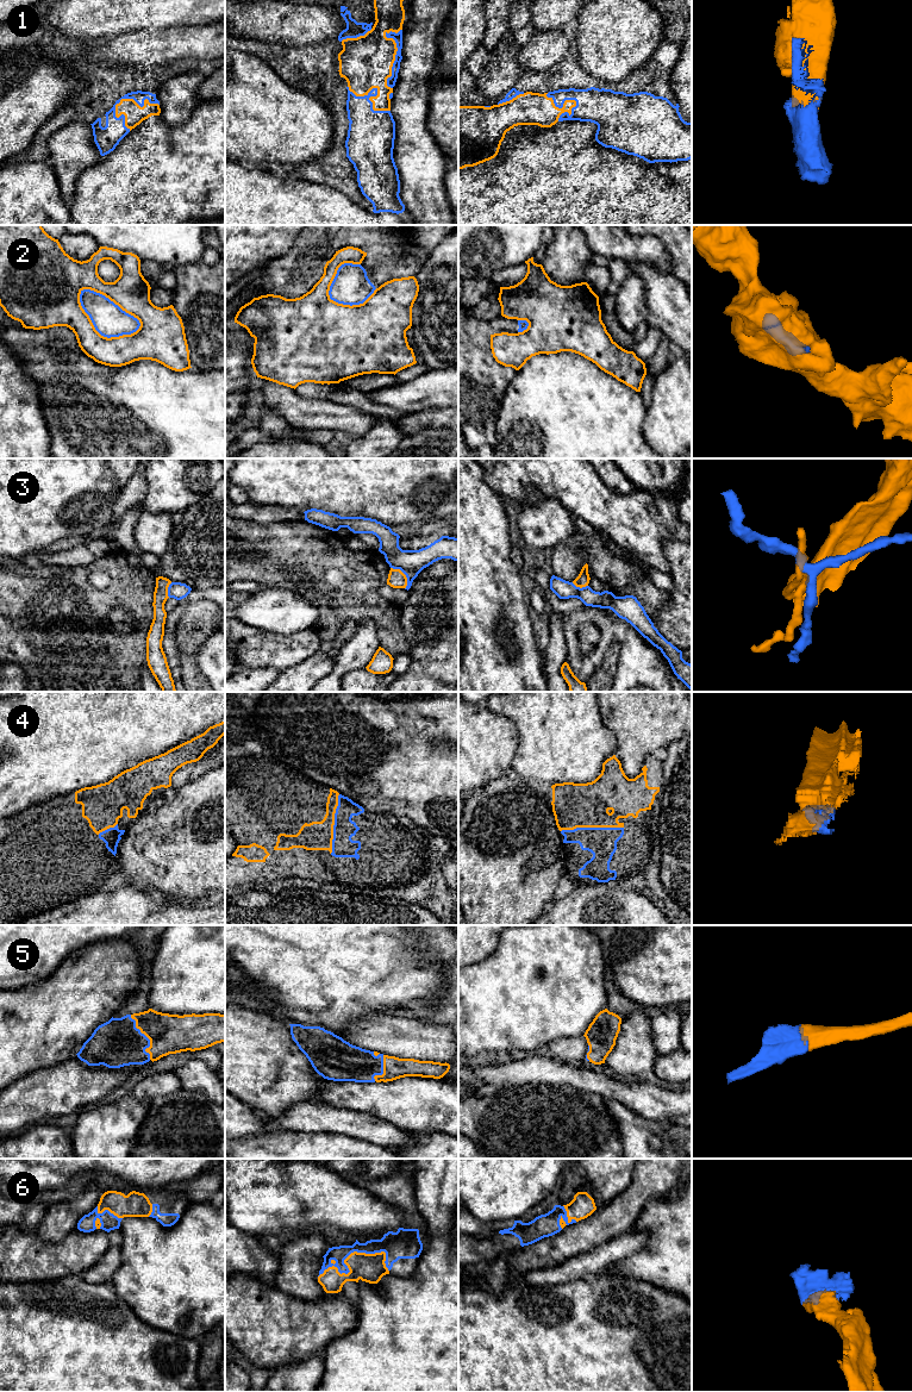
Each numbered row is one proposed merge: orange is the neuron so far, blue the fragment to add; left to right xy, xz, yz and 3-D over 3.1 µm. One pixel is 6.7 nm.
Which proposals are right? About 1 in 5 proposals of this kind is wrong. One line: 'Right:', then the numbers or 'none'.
Right: 1, 4, 5, 6

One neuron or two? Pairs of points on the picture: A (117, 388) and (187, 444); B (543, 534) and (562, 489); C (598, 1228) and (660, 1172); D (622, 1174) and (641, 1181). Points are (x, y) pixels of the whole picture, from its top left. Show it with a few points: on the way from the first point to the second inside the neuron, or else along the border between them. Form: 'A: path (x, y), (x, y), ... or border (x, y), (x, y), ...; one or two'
A: path (135, 406), (169, 441); one
B: border (528, 500), (554, 498), (574, 515); two
C: path (613, 1218), (644, 1187); one
D: border (633, 1171), (631, 1181), (613, 1198); two

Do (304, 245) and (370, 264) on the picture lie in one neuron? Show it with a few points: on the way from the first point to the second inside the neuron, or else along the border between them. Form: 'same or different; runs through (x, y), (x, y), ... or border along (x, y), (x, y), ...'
same; runs through (324, 239), (358, 239), (363, 244)

